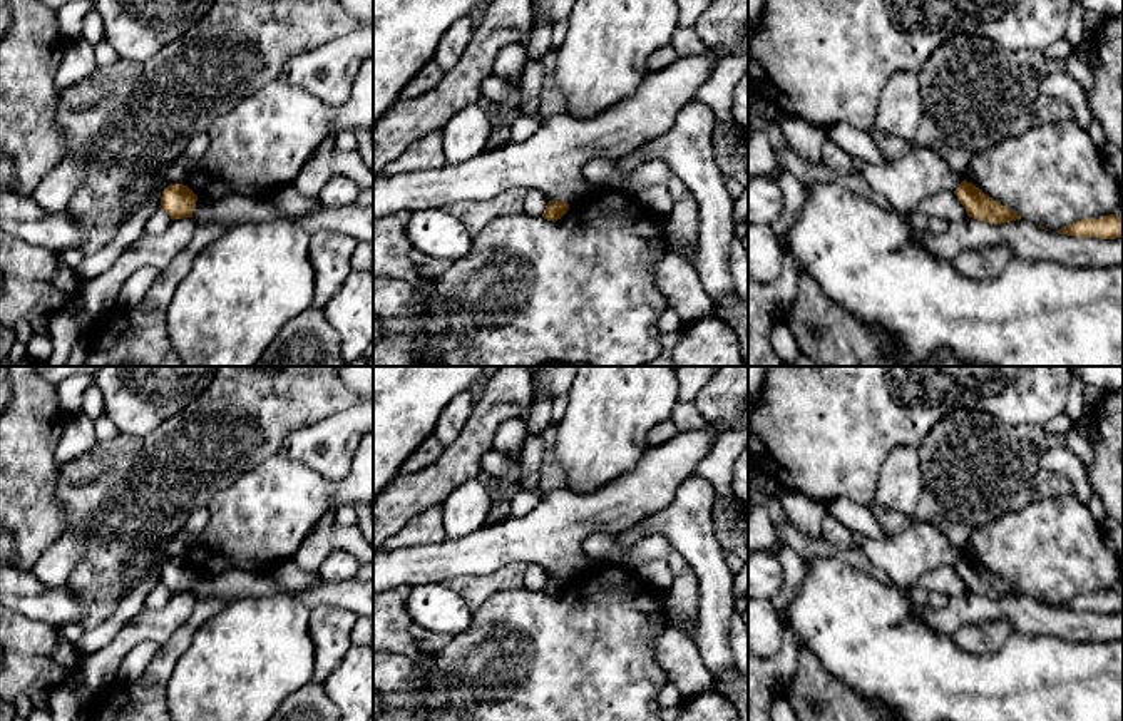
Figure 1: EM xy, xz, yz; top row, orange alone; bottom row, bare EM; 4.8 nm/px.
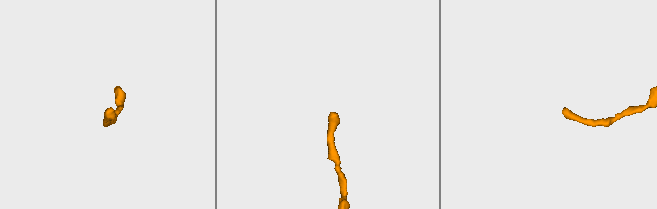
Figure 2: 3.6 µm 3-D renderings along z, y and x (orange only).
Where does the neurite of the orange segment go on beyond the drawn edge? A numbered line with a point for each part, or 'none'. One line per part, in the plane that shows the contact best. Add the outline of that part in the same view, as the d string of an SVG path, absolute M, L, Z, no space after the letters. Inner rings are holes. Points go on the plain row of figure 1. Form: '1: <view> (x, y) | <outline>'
none

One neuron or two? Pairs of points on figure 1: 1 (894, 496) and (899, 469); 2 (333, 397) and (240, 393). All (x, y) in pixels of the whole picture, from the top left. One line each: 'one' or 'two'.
1: one
2: one

